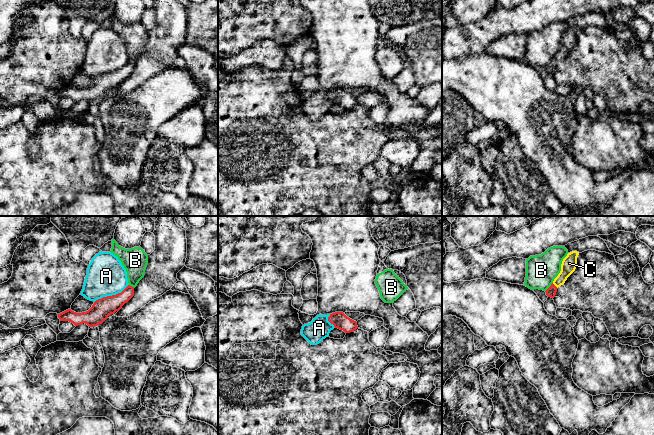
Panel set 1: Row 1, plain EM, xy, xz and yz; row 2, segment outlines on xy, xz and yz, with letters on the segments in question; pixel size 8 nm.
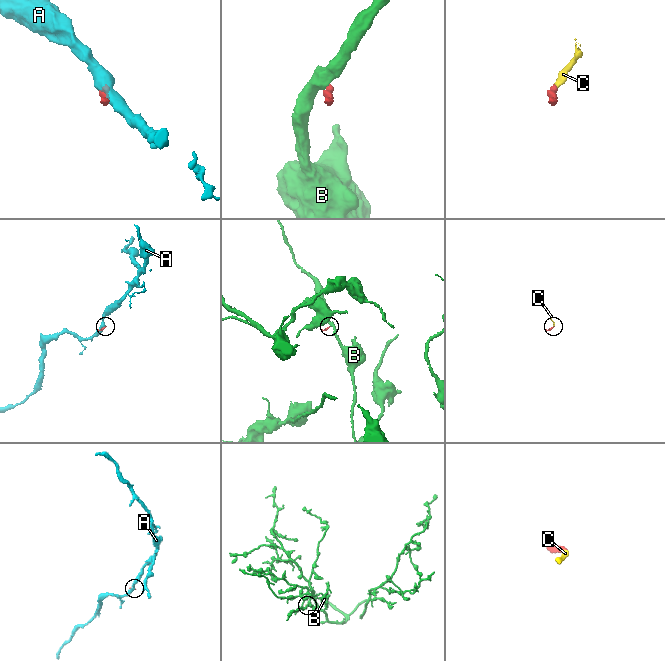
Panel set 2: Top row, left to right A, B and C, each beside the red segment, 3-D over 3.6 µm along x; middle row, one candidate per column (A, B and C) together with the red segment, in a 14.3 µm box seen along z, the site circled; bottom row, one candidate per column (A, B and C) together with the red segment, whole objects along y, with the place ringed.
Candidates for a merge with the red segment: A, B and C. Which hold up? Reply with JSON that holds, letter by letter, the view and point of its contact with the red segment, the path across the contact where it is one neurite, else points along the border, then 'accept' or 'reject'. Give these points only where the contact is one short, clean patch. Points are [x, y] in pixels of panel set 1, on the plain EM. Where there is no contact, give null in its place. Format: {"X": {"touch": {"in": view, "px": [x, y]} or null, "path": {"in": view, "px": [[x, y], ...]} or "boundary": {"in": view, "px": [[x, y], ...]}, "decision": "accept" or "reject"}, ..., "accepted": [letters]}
{"A": {"touch": {"in": "xy", "px": [112, 71]}, "decision": "reject"}, "B": {"touch": {"in": "yz", "px": [549, 63]}, "boundary": {"in": "yz", "px": [[552, 58], [545, 67]]}, "decision": "reject"}, "C": {"touch": {"in": "yz", "px": [554, 61]}, "path": {"in": "yz", "px": [[551, 67], [554, 61], [562, 53], [569, 39]]}, "decision": "accept"}, "accepted": ["C"]}

